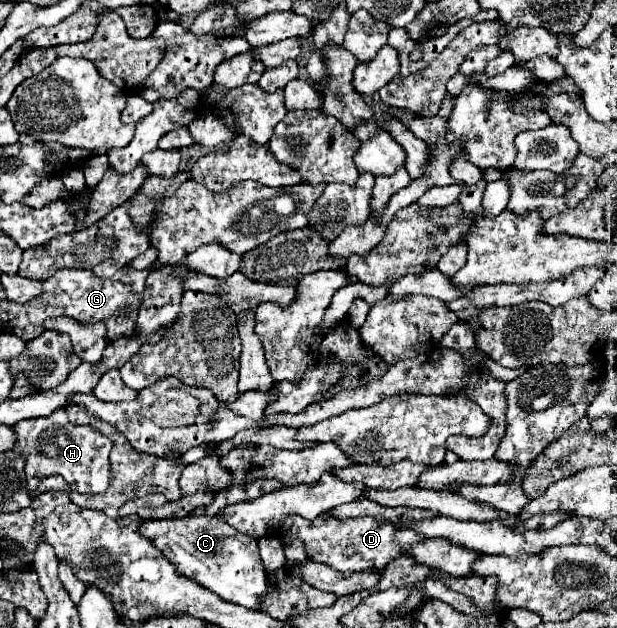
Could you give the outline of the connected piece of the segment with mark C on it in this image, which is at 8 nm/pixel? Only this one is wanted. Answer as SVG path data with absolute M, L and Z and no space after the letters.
M215 515L147 519L141 521L139 533L151 539L157 549L161 549L161 553L175 565L175 571L179 575L185 575L195 583L207 587L223 601L249 609L261 607L263 595L267 593L267 577L255 537L235 531L235 527L223 523L223 519Z

